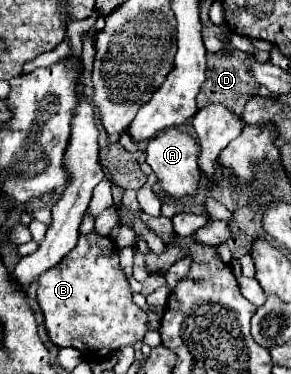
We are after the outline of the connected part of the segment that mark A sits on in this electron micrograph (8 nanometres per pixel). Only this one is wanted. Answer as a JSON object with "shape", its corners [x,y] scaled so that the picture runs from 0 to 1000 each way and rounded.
{"shape":[[[574,342],[574,348],[546,353],[533,369],[512,374],[498,406],[505,406],[505,439],[540,465],[546,497],[574,524],[595,524],[595,529],[615,535],[629,524],[663,524],[677,513],[691,460],[684,460],[684,444],[677,444],[684,396],[677,396],[670,369],[656,369],[643,353],[629,353],[615,342]]]}

